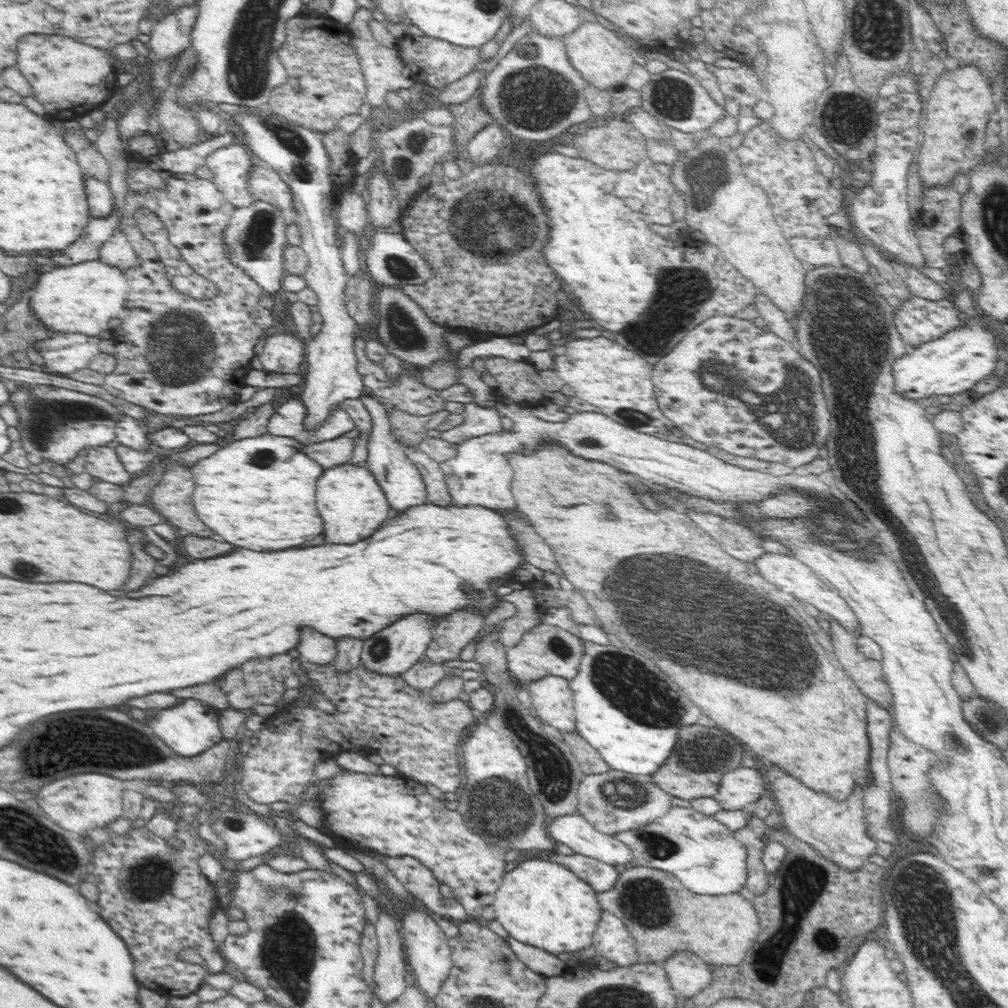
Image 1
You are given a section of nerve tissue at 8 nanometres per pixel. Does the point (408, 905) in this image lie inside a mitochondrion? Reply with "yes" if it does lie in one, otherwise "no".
no

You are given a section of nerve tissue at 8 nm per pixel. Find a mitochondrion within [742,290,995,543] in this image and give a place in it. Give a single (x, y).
(837, 521)

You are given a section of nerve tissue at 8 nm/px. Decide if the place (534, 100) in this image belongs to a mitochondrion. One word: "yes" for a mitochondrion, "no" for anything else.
yes

